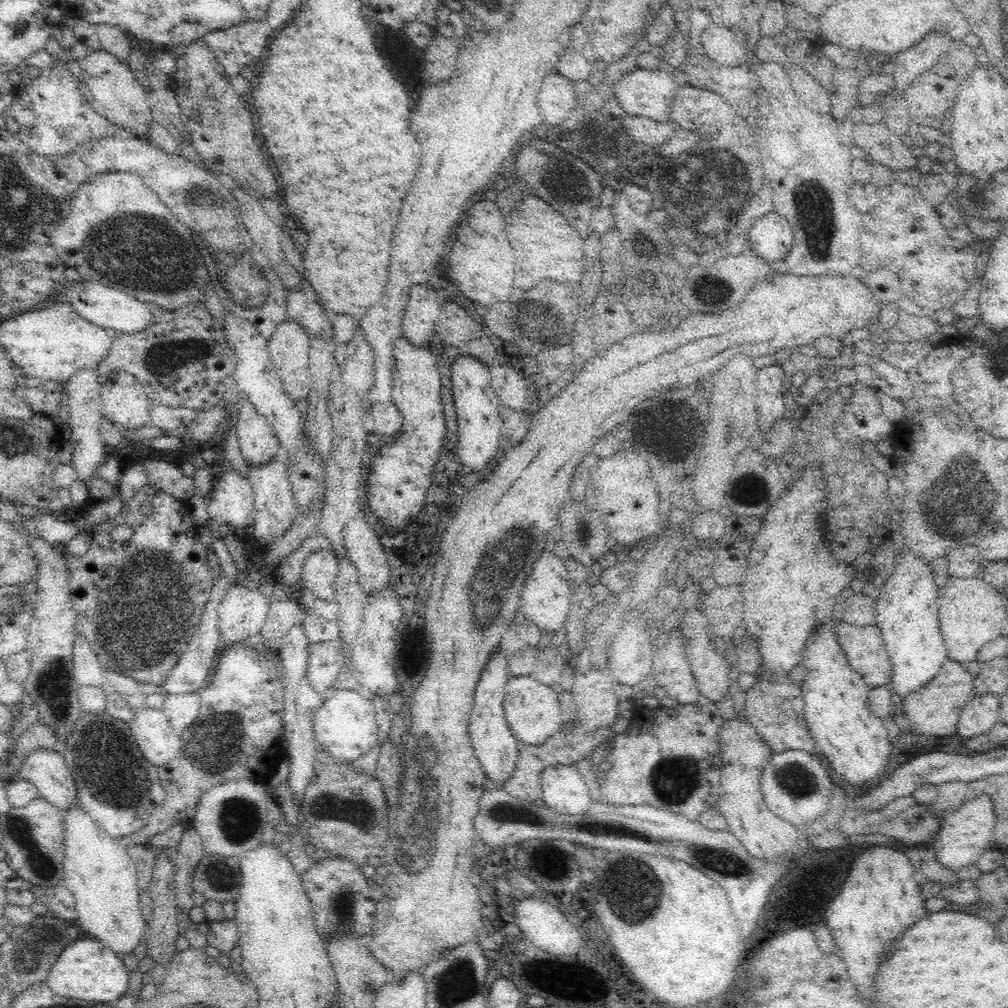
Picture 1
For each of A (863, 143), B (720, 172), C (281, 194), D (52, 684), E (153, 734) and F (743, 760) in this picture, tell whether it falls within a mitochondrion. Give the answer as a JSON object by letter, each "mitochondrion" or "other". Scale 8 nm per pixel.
{"A":"other","B":"mitochondrion","C":"other","D":"mitochondrion","E":"other","F":"other"}

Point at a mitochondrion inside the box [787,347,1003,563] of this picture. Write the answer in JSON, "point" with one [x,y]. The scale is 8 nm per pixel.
{"point":[957,504]}

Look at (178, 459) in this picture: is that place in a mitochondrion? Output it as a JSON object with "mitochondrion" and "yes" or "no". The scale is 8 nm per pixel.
{"mitochondrion":"no"}

